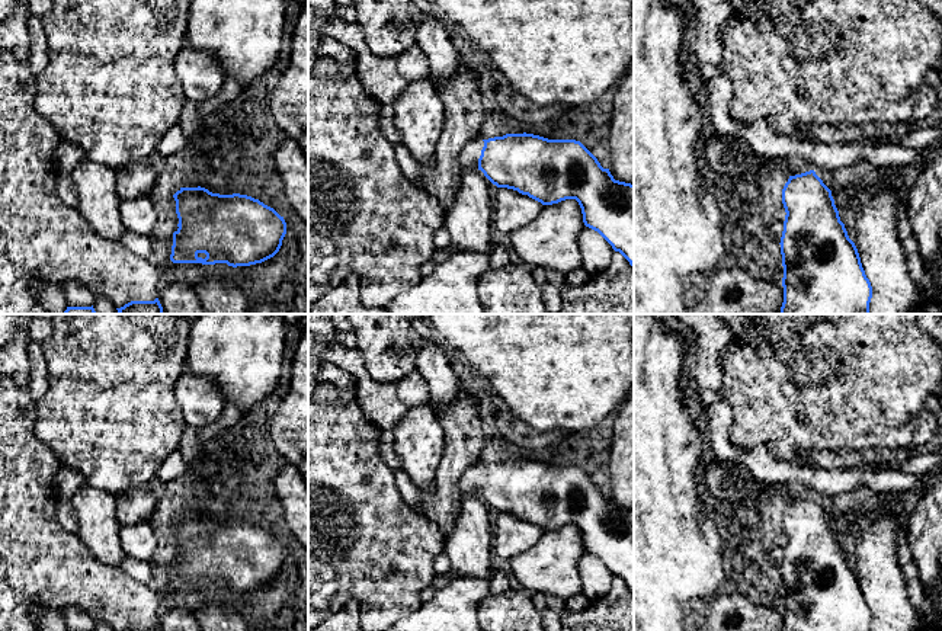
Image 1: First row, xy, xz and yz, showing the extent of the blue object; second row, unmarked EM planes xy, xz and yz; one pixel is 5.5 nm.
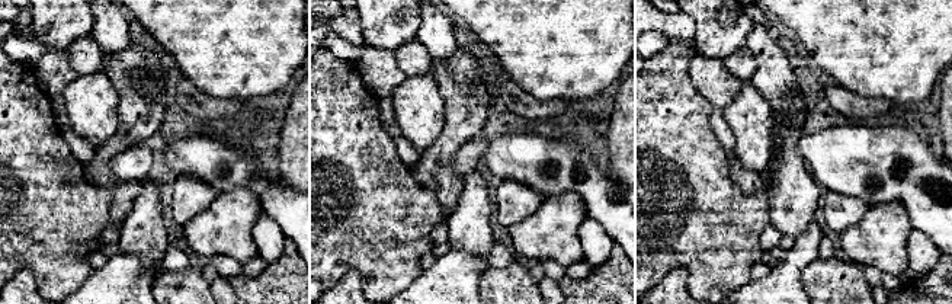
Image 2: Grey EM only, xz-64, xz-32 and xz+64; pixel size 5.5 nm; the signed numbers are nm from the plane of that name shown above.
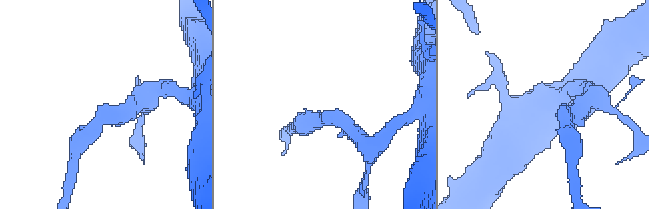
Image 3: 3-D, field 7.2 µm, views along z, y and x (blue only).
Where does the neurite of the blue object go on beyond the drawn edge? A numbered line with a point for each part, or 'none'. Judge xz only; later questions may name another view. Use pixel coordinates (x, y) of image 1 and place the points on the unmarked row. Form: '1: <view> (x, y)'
1: xz (468, 484)

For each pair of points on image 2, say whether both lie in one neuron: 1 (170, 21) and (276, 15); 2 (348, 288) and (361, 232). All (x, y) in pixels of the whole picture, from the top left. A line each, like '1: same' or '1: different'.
1: same
2: different

